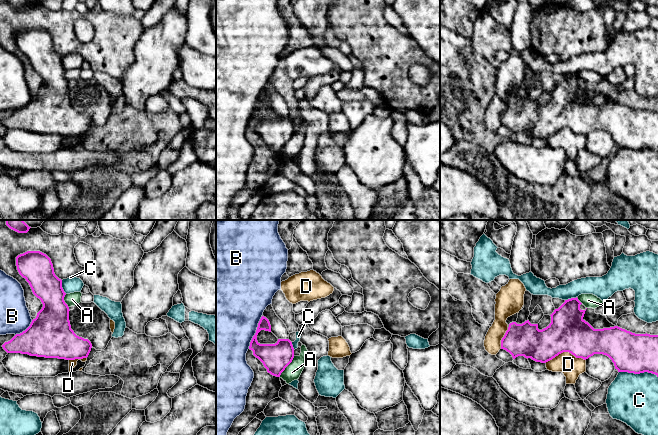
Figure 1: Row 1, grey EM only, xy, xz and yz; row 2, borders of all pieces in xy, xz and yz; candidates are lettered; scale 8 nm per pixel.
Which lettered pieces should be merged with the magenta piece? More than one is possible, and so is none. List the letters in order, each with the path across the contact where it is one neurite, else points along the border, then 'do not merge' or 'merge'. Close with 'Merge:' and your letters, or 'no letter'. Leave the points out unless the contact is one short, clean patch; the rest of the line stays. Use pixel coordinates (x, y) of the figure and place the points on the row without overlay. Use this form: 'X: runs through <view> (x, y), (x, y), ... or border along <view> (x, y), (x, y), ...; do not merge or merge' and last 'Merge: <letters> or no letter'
A: border along xz (294, 132), (279, 152); do not merge
B: do not merge
C: do not merge
D: do not merge
Merge: no letter

